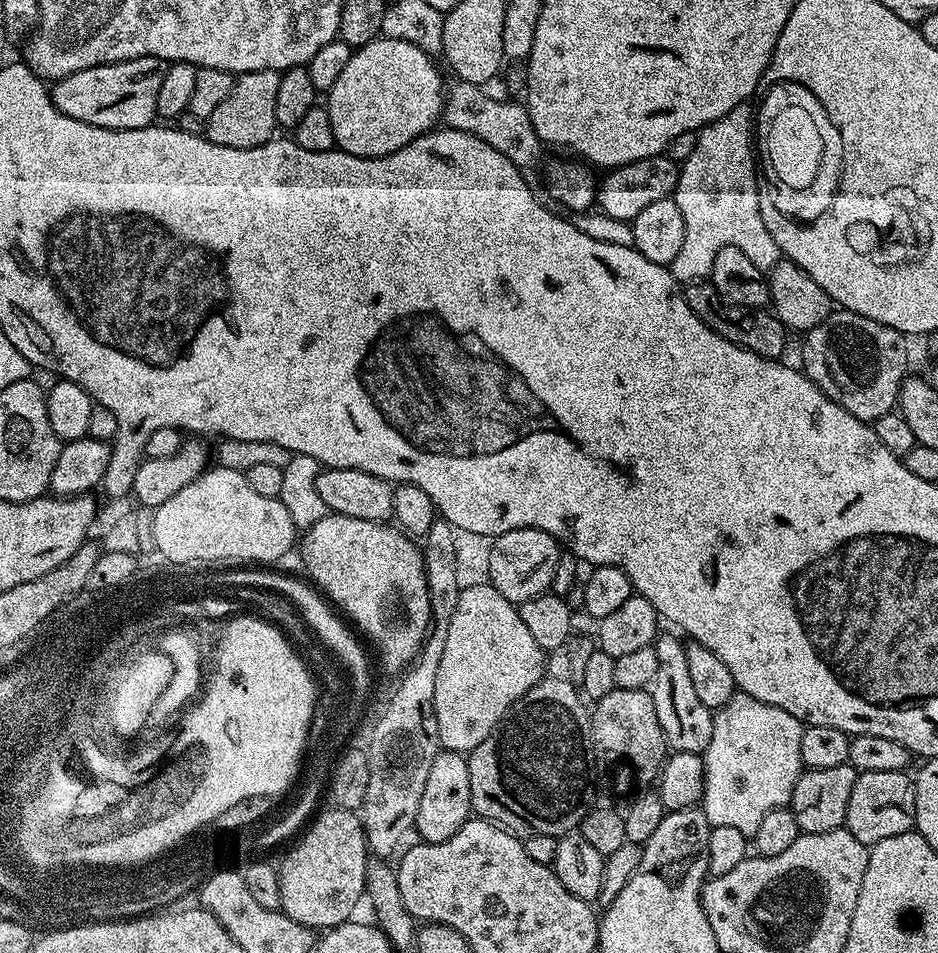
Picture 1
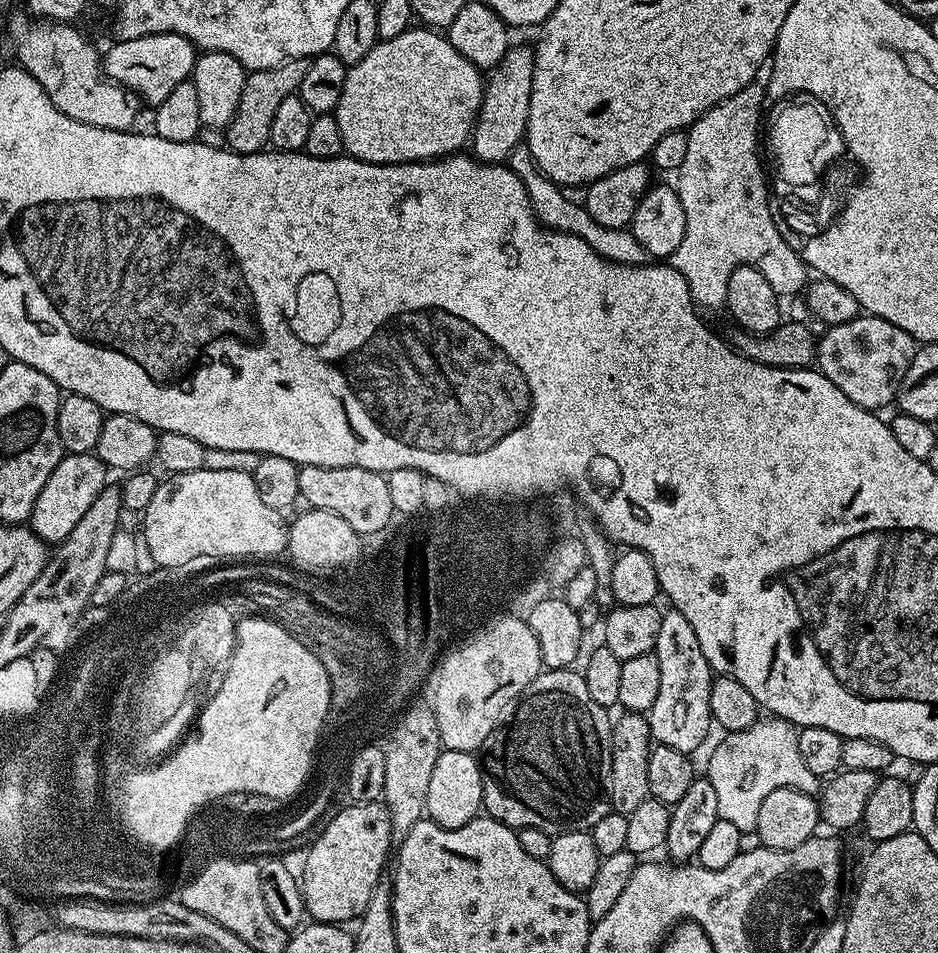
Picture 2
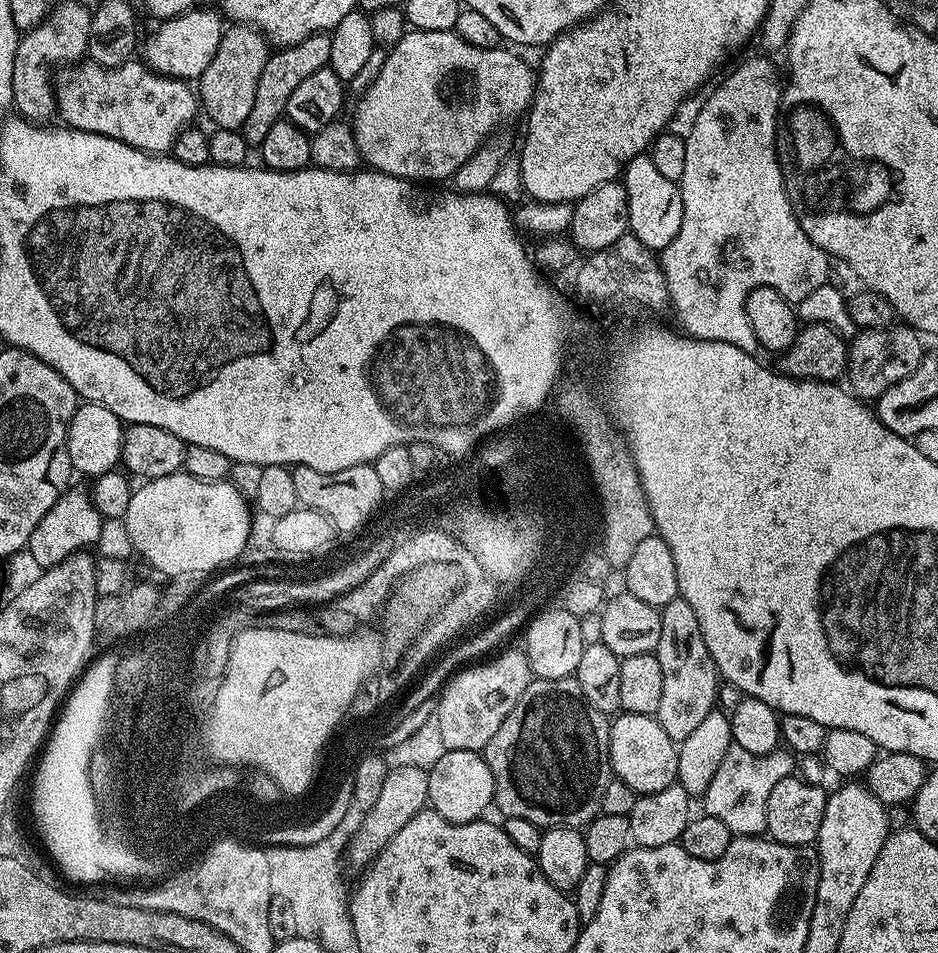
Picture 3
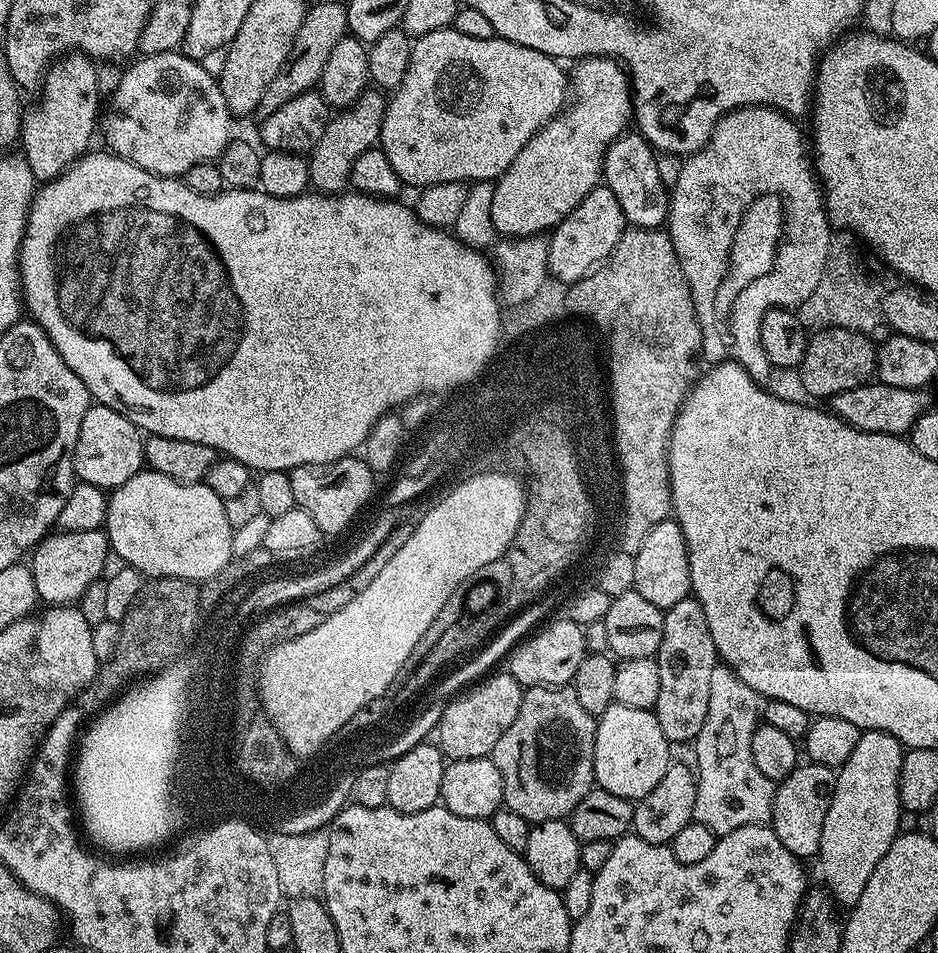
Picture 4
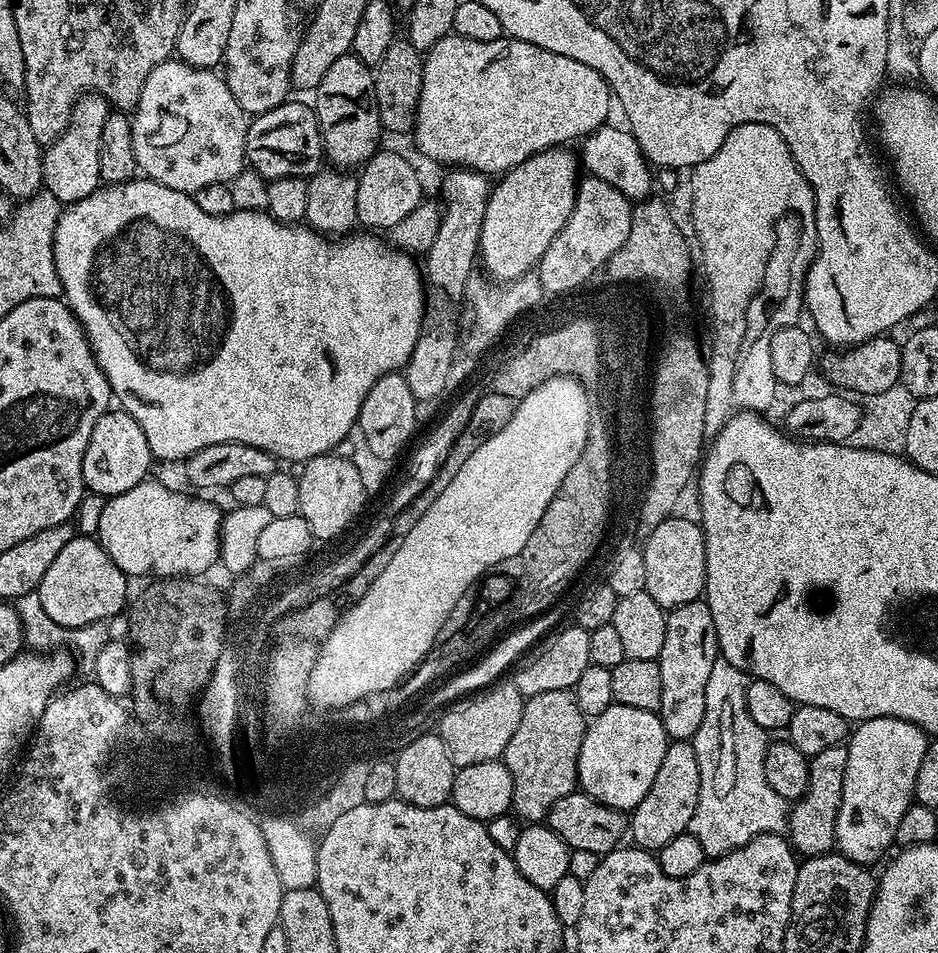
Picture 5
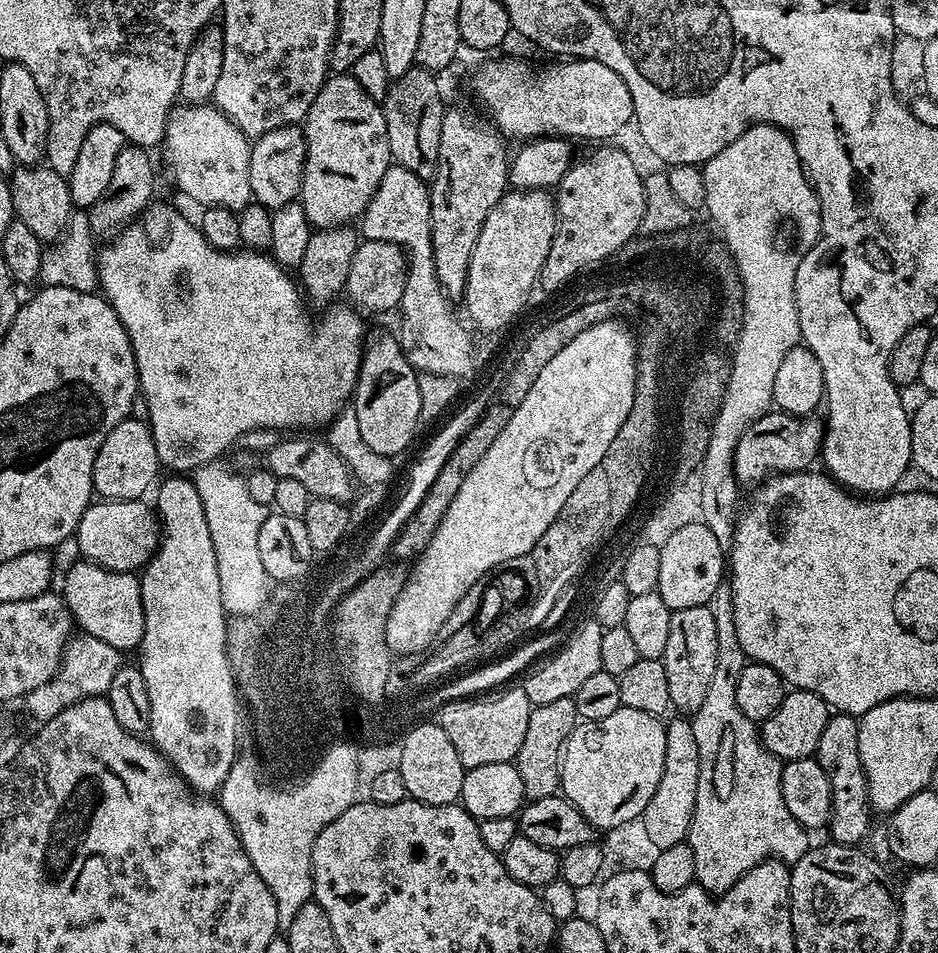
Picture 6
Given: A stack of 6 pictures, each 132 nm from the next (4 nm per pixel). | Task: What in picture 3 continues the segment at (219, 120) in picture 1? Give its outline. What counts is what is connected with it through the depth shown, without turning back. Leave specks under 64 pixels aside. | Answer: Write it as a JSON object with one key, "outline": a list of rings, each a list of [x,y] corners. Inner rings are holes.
{"outline":[[[319,32],[310,38],[302,38],[289,48],[281,48],[269,55],[265,69],[262,70],[262,78],[258,78],[258,91],[254,94],[254,107],[246,118],[242,133],[249,145],[259,146],[262,138],[278,122],[286,110],[286,102],[290,102],[290,94],[294,94],[296,87],[302,83],[302,78],[310,78],[314,70],[322,70],[328,67],[330,58],[331,35]]]}

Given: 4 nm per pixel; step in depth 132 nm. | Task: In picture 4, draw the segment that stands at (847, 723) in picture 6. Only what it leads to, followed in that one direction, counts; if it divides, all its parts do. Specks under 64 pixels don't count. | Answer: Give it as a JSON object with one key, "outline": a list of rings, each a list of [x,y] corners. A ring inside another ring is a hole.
{"outline":[[[811,762],[797,763],[786,779],[775,785],[772,797],[772,818],[770,827],[778,834],[778,842],[790,850],[790,854],[807,858],[815,857],[822,842],[822,822],[826,822],[826,810],[836,789],[837,769],[827,768]]]}

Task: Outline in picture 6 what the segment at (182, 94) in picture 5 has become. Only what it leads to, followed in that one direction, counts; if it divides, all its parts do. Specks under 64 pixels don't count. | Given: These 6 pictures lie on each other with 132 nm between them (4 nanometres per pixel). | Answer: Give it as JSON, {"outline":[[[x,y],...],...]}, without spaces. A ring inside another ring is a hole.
{"outline":[[[211,103],[173,107],[168,116],[162,149],[172,171],[172,180],[199,206],[241,210],[253,203],[250,190],[249,137],[245,136],[225,112]]]}

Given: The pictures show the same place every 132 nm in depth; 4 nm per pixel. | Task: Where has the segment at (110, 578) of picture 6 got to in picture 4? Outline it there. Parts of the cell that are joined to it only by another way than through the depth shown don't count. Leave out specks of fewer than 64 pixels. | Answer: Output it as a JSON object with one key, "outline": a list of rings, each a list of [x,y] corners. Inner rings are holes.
{"outline":[[[53,531],[45,536],[30,553],[30,567],[37,597],[48,606],[63,604],[72,606],[80,602],[87,587],[101,579],[106,556],[109,553],[110,545],[107,531]]]}

